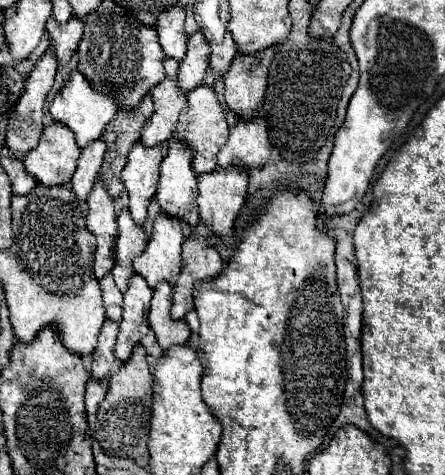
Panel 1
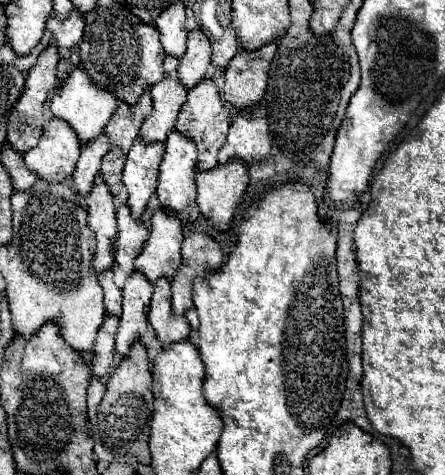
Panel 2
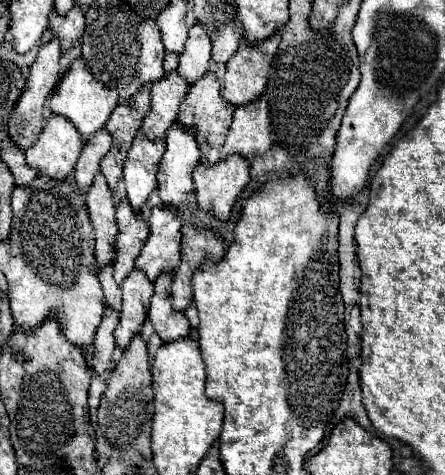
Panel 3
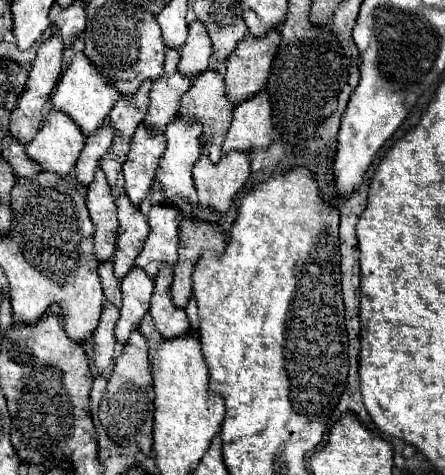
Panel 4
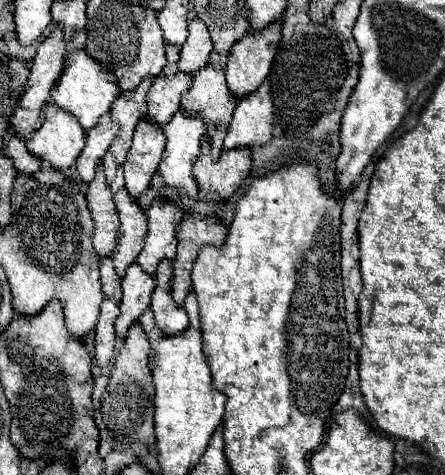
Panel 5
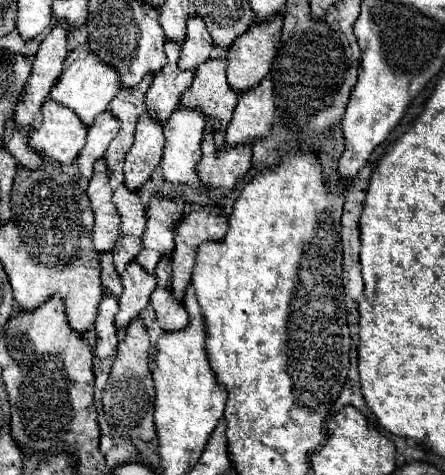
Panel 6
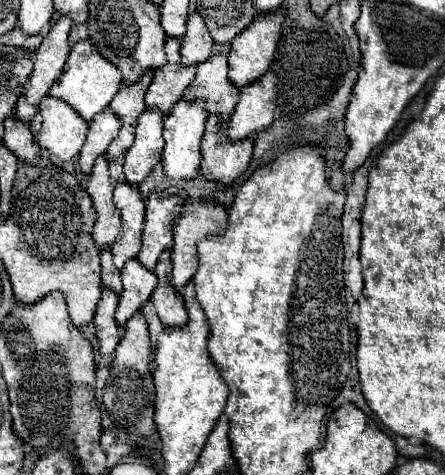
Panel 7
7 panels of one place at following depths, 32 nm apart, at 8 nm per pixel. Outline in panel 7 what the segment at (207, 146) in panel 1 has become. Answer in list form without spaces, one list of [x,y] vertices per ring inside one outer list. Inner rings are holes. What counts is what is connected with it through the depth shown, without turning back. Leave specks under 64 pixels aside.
[[[214,54],[198,64],[196,78],[184,92],[186,100],[202,98],[210,114],[230,118],[238,104],[238,88],[228,80],[228,60],[224,54]]]

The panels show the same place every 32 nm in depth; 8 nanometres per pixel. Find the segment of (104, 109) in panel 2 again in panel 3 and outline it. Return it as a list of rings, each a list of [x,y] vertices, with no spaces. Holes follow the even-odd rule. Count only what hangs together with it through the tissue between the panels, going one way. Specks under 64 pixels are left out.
[[[80,56],[80,58],[76,58],[72,62],[70,70],[64,74],[60,84],[56,86],[56,90],[52,94],[52,112],[60,114],[60,116],[66,116],[78,128],[82,138],[88,140],[90,136],[94,136],[98,130],[102,130],[106,126],[108,116],[116,108],[118,100],[120,100],[120,96],[114,90],[110,90],[104,84],[100,84],[92,76],[92,70],[88,68],[86,60]]]

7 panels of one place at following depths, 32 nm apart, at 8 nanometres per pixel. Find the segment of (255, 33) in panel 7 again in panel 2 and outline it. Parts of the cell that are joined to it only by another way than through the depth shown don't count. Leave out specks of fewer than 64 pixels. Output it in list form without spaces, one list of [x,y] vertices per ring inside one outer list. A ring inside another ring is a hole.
[[[278,42],[260,48],[260,52],[238,52],[226,68],[226,84],[222,98],[236,110],[248,110],[266,92],[270,62],[276,54]]]

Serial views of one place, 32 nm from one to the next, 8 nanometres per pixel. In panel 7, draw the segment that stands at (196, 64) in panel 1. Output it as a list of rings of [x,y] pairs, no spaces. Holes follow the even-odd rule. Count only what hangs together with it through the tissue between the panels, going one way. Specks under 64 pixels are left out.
[[[190,12],[188,20],[186,20],[186,34],[184,34],[184,42],[182,42],[182,66],[192,66],[192,64],[200,64],[202,60],[212,56],[212,46],[214,40],[204,24],[204,20],[200,18],[198,12]]]

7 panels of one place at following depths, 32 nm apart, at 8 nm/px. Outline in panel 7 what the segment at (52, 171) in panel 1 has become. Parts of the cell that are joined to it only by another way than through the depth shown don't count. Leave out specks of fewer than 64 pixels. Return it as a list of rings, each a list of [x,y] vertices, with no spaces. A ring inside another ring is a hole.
[[[50,94],[42,98],[40,114],[44,122],[42,130],[36,134],[38,146],[48,148],[62,160],[78,156],[88,134],[88,124],[84,124],[84,120],[64,104],[64,100],[56,100]]]

